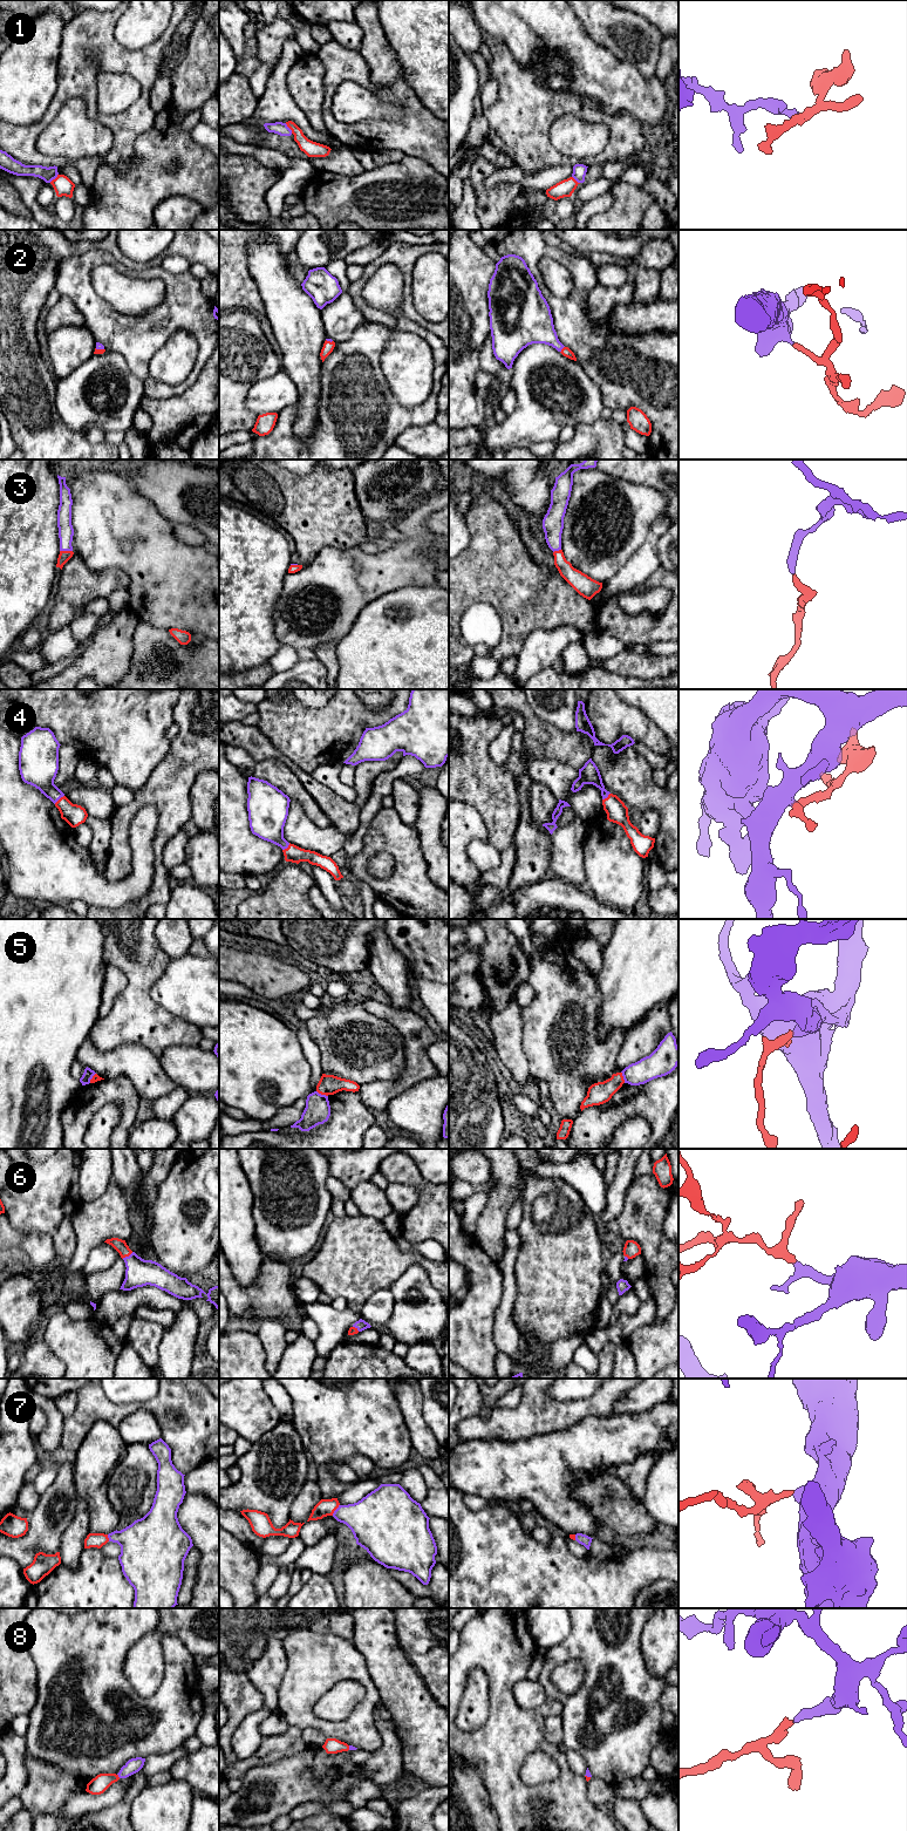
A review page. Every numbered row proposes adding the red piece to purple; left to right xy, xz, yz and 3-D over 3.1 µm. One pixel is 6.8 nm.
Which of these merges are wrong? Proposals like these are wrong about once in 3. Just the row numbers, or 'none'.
1, 5

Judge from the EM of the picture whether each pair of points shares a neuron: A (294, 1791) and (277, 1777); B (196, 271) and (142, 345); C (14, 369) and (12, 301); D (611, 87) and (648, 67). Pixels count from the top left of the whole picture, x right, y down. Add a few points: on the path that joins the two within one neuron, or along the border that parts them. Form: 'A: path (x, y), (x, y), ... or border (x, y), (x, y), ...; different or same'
A: path (290, 1787), (281, 1782); same
B: border (189, 271), (199, 281); different
C: path (12, 353), (12, 318); same
D: border (616, 56), (629, 61), (645, 76), (654, 76); different

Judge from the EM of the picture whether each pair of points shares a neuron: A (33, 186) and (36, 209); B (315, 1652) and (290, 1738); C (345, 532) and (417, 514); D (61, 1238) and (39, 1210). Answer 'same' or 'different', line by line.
A: same
B: different
C: different
D: same

